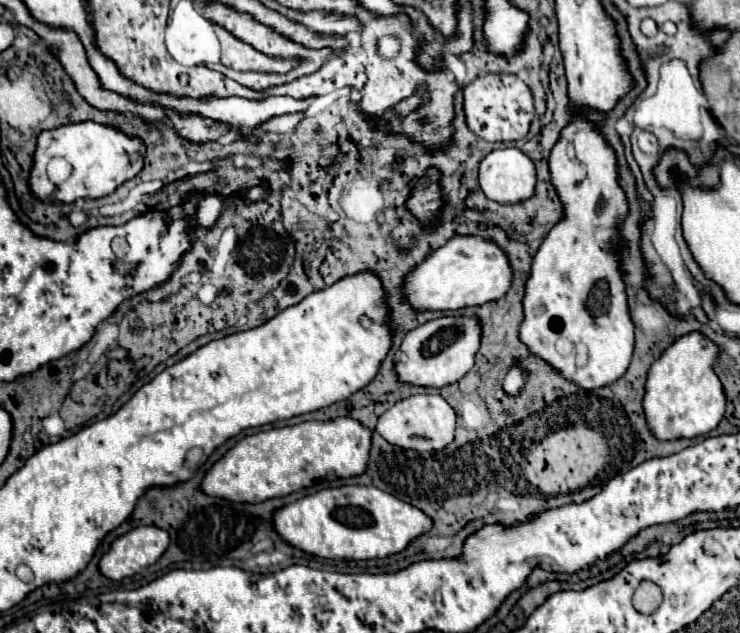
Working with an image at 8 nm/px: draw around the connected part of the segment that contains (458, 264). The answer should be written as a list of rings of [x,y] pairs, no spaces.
[[[456,236],[442,248],[428,254],[406,274],[402,284],[402,300],[416,312],[460,310],[502,298],[502,294],[510,288],[510,280],[512,272],[508,258],[502,250],[498,250],[498,246],[494,246],[494,242],[486,242],[478,236]]]

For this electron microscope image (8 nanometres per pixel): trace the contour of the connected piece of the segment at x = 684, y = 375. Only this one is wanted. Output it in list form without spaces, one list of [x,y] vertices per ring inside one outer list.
[[[694,332],[676,340],[650,368],[646,380],[646,394],[642,400],[648,430],[658,440],[698,438],[712,432],[724,416],[724,392],[714,374],[714,360],[718,346],[702,334]]]

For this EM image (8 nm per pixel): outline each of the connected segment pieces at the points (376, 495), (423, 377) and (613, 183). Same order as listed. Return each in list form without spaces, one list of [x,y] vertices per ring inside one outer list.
[[[340,486],[318,490],[274,514],[274,528],[292,546],[336,560],[374,560],[400,554],[412,540],[430,532],[432,518],[420,508],[378,490],[376,486]]]
[[[442,316],[406,334],[394,354],[394,372],[398,374],[398,380],[402,384],[422,388],[444,388],[448,384],[458,382],[474,366],[474,354],[478,348],[480,334],[478,322],[474,322],[474,318]]]
[[[578,116],[562,130],[560,140],[550,154],[550,176],[558,196],[562,198],[564,218],[550,230],[532,260],[522,298],[524,320],[520,324],[518,338],[532,356],[544,360],[556,374],[584,390],[596,390],[614,384],[626,374],[634,348],[634,324],[628,314],[622,274],[618,272],[618,254],[610,252],[612,246],[624,246],[618,226],[628,212],[626,196],[616,180],[614,152],[594,126]]]

